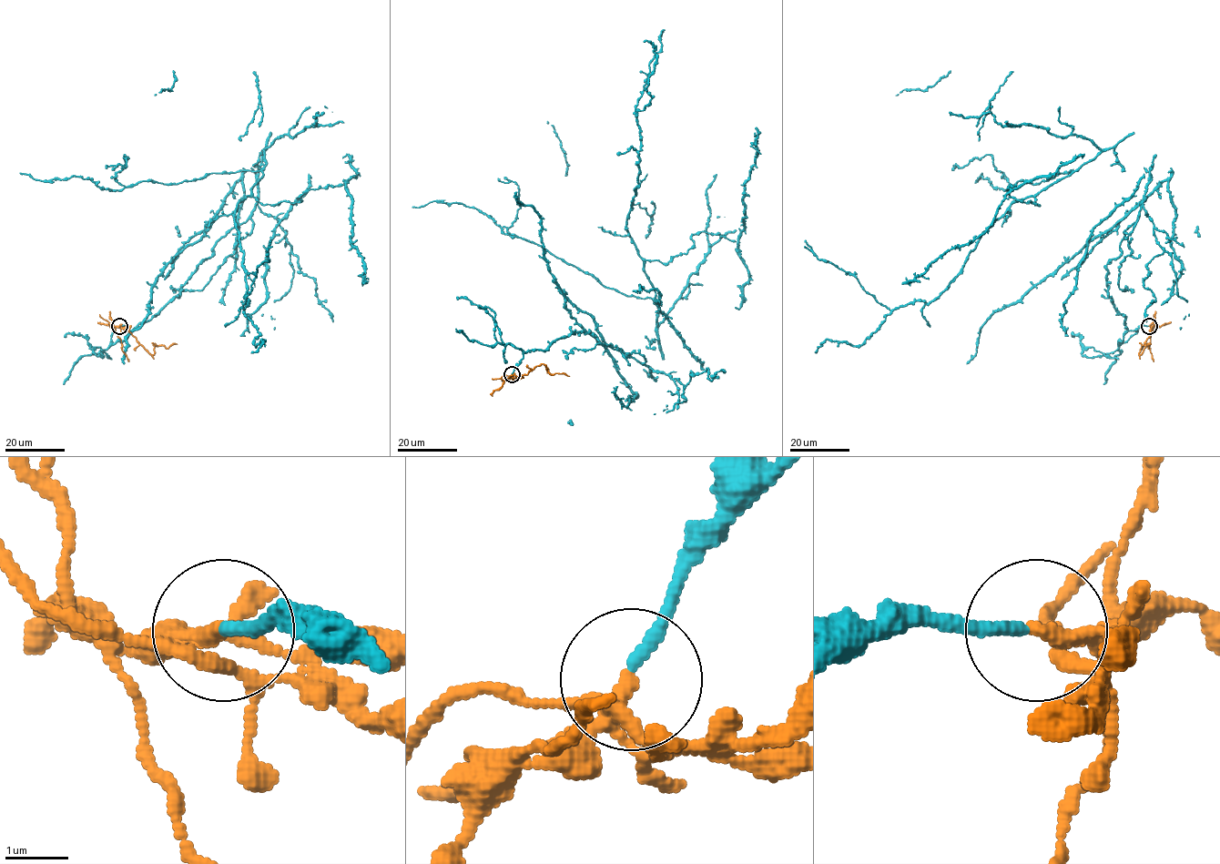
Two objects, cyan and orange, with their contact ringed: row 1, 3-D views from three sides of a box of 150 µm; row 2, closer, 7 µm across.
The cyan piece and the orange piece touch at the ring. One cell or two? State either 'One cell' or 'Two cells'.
Two cells

